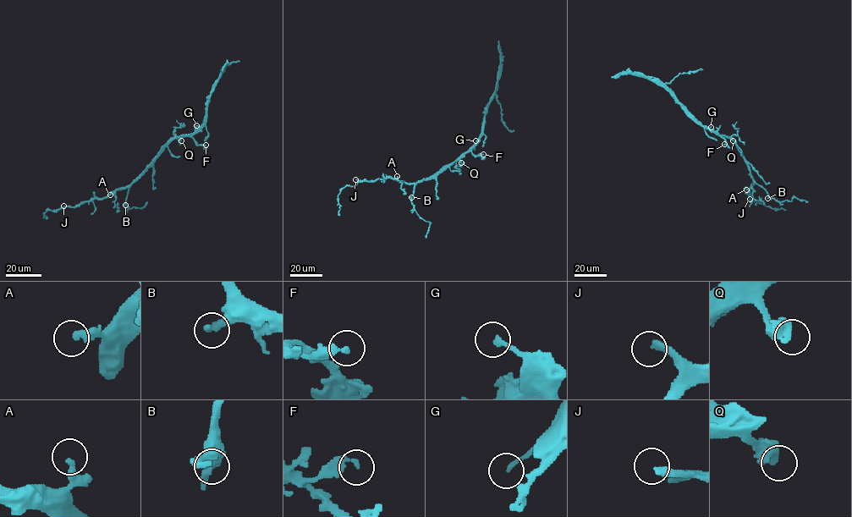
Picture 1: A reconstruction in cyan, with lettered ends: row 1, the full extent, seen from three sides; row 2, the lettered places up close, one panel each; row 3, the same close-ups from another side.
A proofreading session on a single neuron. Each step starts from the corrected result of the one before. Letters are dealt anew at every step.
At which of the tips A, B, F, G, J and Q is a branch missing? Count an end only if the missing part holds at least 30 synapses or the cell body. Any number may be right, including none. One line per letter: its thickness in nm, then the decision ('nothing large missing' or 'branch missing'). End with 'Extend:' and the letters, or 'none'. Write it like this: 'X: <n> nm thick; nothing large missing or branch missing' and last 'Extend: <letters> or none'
A: 220 nm thick; nothing large missing
B: 240 nm thick; nothing large missing
F: 200 nm thick; nothing large missing
G: 160 nm thick; nothing large missing
J: 280 nm thick; branch missing
Q: 320 nm thick; nothing large missing
Extend: J

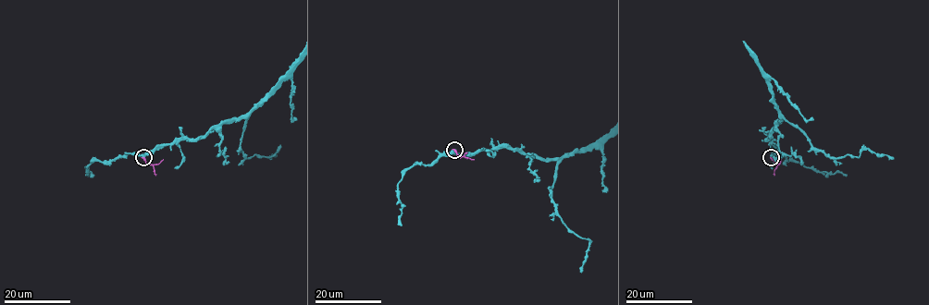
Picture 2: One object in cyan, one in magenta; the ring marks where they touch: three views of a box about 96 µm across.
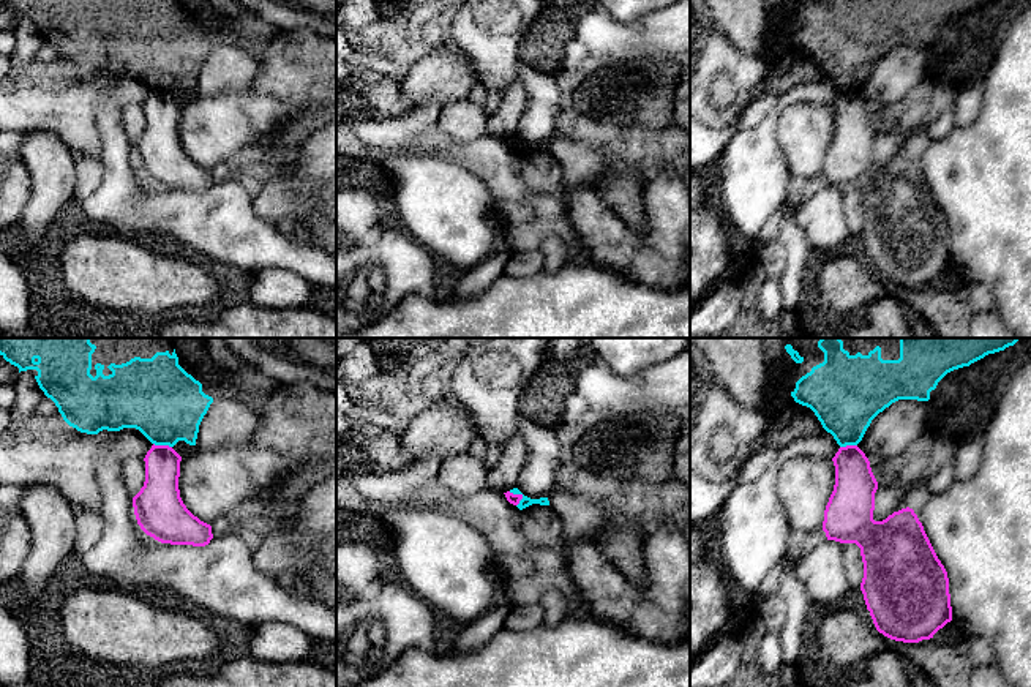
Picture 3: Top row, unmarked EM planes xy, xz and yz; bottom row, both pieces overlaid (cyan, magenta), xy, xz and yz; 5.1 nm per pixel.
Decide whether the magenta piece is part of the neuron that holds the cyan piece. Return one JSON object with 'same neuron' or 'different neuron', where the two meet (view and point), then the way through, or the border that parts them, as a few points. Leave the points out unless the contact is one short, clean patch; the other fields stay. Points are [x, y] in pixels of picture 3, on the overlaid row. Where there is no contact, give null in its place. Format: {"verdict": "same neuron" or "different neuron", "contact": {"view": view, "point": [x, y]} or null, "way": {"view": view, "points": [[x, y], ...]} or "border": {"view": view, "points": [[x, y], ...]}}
{"verdict": "different neuron", "contact": {"view": "xz", "point": [520, 493]}, "border": {"view": "xz", "points": [[509, 491], [521, 496], [517, 506]]}}

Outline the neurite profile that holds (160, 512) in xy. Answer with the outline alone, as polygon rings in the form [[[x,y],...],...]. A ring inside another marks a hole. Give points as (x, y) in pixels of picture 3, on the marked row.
[[[152,445],[145,458],[145,482],[133,497],[141,529],[161,543],[205,546],[212,526],[194,516],[180,497],[182,456],[169,445]]]

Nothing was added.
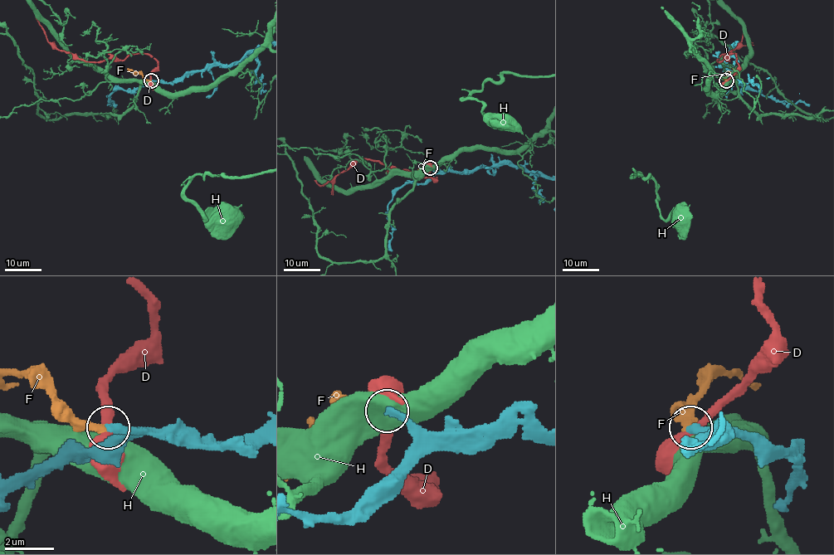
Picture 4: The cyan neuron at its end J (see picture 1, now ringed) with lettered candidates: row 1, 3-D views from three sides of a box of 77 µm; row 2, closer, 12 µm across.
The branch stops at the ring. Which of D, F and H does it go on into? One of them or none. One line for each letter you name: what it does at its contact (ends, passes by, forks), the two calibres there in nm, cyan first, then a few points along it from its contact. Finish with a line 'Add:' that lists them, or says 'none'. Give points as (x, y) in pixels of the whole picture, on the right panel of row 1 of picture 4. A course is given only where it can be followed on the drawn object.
F: it ends; calibres 280 and 400 nm; course (726, 80), (733, 69)
Add: F

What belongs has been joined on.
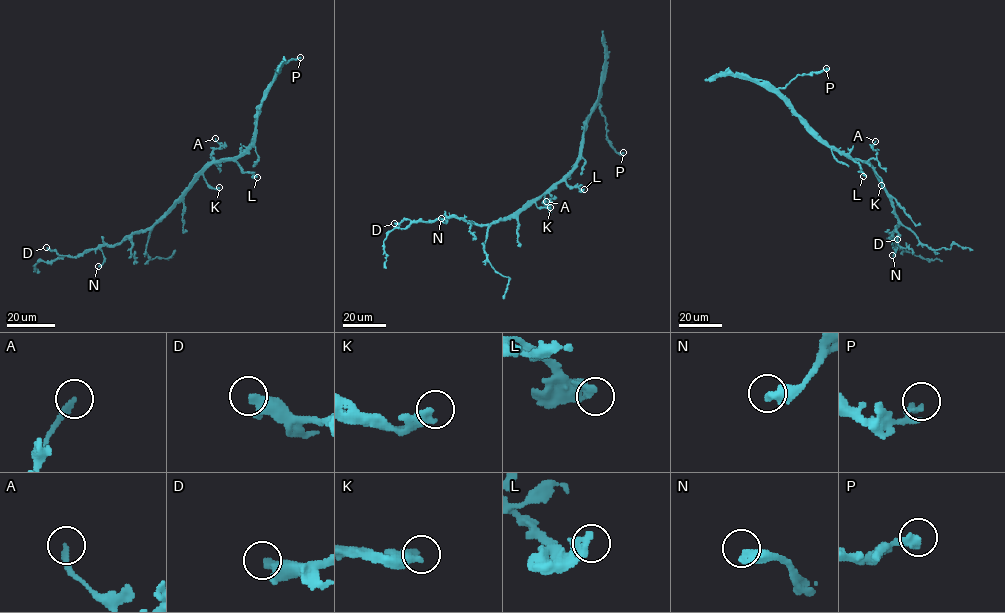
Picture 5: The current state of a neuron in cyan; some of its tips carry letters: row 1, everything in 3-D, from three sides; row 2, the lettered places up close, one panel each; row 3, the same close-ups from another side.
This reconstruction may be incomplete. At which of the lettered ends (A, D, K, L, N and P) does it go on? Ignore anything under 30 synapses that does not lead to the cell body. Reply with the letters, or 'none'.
D

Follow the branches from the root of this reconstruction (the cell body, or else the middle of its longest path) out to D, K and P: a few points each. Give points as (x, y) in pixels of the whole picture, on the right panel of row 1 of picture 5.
D: (876, 172), (899, 223), (891, 235), (895, 247), (897, 239)
K: (876, 172), (881, 185)
P: (876, 172), (867, 163), (850, 159), (828, 146), (778, 89), (798, 75), (820, 72), (826, 68)

